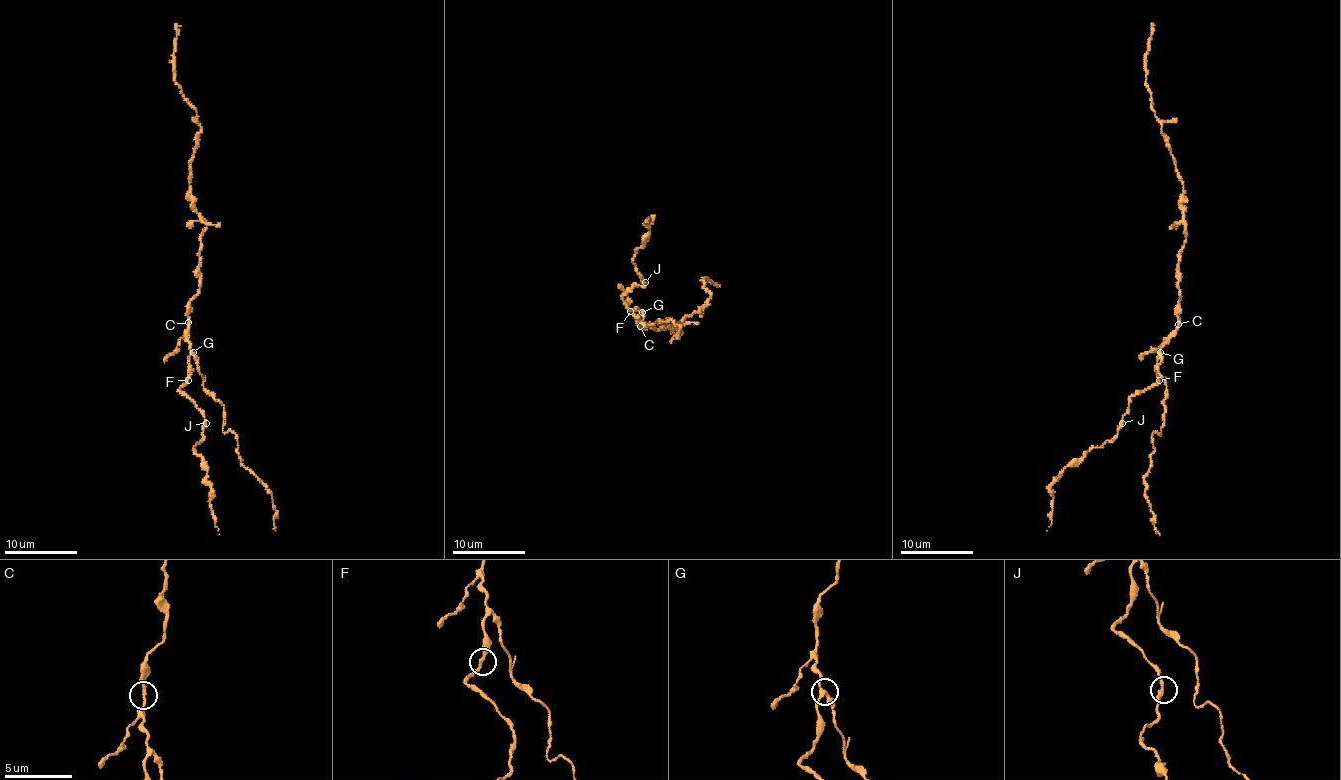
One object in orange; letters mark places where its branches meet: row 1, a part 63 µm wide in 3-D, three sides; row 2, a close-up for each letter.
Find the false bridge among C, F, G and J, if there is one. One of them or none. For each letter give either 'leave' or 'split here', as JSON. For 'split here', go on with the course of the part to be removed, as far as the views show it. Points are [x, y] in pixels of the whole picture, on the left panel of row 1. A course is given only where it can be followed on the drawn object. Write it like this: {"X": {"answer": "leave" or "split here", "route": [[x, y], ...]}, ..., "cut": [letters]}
{"C": {"answer": "leave"}, "F": {"answer": "leave"}, "G": {"answer": "split here", "route": [[192, 352], [203, 387], [224, 407], [223, 430], [235, 435], [240, 462], [272, 495], [275, 530]]}, "J": {"answer": "leave"}, "cut": ["G"]}

